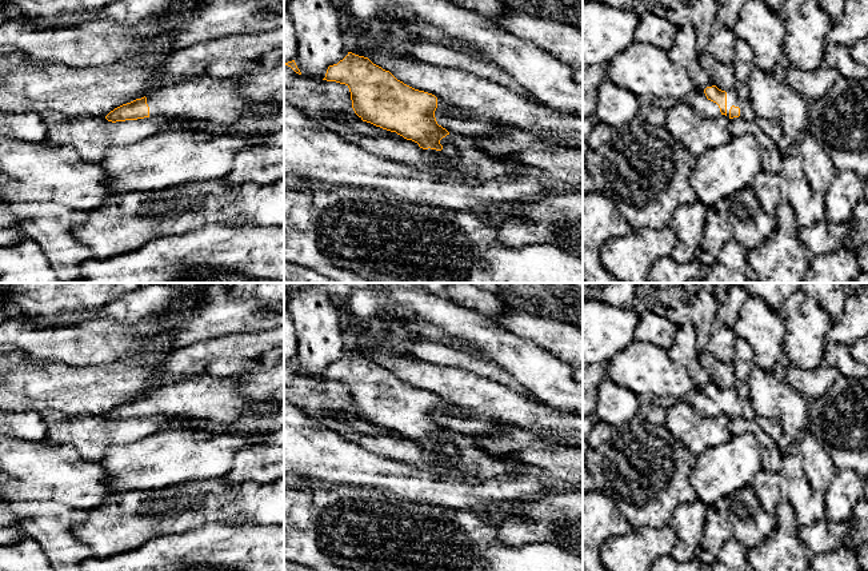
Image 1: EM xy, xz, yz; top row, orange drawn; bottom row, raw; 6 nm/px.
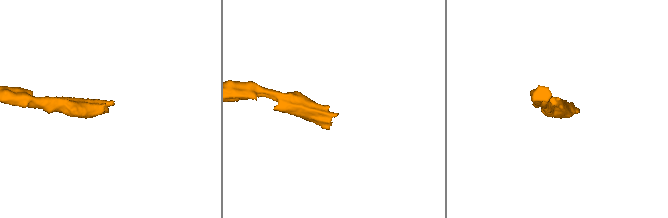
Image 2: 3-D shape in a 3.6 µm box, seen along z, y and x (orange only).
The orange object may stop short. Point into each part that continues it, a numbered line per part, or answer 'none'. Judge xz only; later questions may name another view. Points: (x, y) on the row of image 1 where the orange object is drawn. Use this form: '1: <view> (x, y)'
1: xz (450, 150)

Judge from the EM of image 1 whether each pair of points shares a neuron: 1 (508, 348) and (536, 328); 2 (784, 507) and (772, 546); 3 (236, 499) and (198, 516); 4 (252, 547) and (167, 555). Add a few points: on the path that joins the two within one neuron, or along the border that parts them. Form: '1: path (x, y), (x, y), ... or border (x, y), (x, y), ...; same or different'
1: border (496, 322), (506, 330), (544, 347), (551, 354); different
2: path (784, 516), (784, 534), (782, 536); same
3: path (227, 507), (207, 508); same
4: path (231, 547), (196, 547), (188, 550); same

